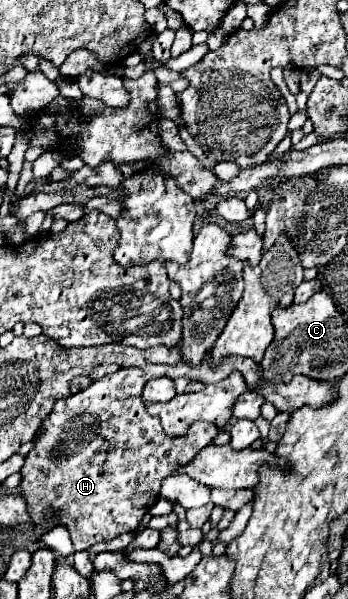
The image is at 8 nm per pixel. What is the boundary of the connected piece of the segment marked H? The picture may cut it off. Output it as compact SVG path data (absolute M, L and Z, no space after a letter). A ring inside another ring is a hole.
M206 355L198 367L182 359L176 365L160 365L158 363L158 365L146 365L146 367L118 369L114 375L90 383L86 389L70 395L68 399L58 400L52 413L48 415L48 419L44 419L42 425L46 431L42 435L38 435L34 449L28 453L26 463L20 469L20 473L22 473L20 495L24 495L24 499L28 503L28 513L30 513L32 525L34 527L64 525L70 531L70 537L72 537L76 551L88 551L96 543L106 543L122 533L138 531L144 513L158 501L162 481L168 475L172 475L180 465L188 463L202 447L206 447L218 431L216 425L196 421L188 429L188 435L180 435L180 437L164 435L160 419L152 417L146 411L146 403L142 399L144 383L152 377L165 375L173 380L188 377L204 381L208 385L208 383L218 383L220 379L228 377L232 371L240 371L252 391L258 391L258 385L262 385L262 397L268 403L272 403L278 411L292 411L302 405L320 407L320 405L328 403L328 399L332 399L332 383L330 381L316 381L316 379L308 379L304 375L294 375L292 381L274 385L264 379L262 367L248 357L224 357L214 369L212 369L210 355ZM152 491L154 491L154 499L146 499ZM48 509L54 509L52 517L46 517Z

